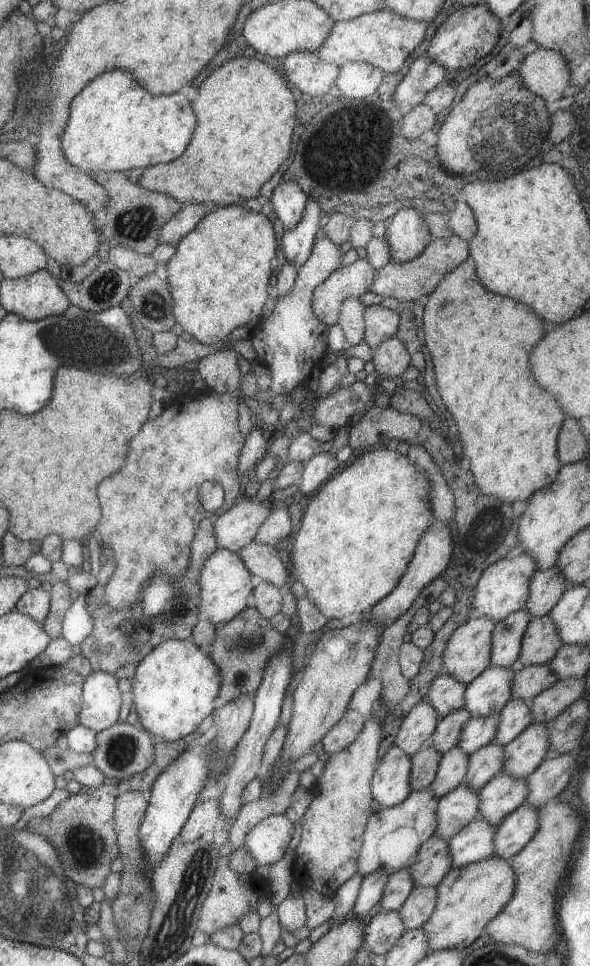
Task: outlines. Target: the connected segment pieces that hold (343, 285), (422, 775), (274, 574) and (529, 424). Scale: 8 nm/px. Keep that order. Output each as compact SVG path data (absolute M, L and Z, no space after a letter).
M367 258L334 270L312 292L313 312L327 325L338 321L341 303L349 297L358 297L370 290L376 270Z
M426 743L410 756L411 770L409 773L410 790L416 791L430 786L438 769L438 762L442 757L437 749Z
M253 540L236 553L252 576L259 576L261 581L268 582L284 592L291 582L290 573L281 563L277 552L274 546L256 543Z
M469 256L443 276L427 297L422 311L424 343L433 356L439 396L459 426L463 456L469 458L475 484L483 494L493 494L508 503L527 500L536 490L551 484L561 466L555 440L565 414L561 414L553 396L533 382L527 362L529 350L533 350L535 342L545 334L545 322L537 318L529 306L489 294L478 281L473 259Z

